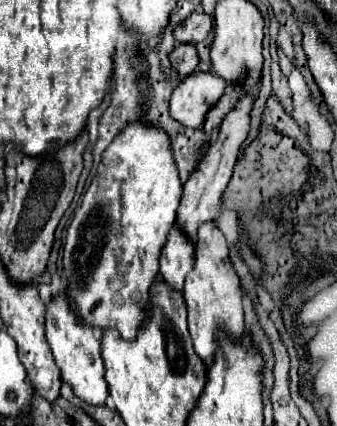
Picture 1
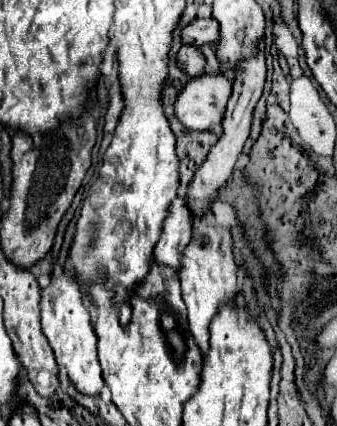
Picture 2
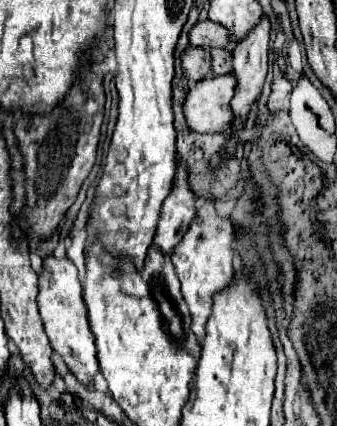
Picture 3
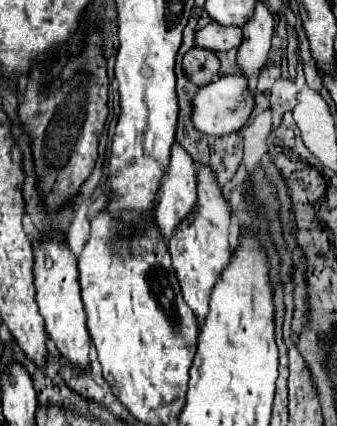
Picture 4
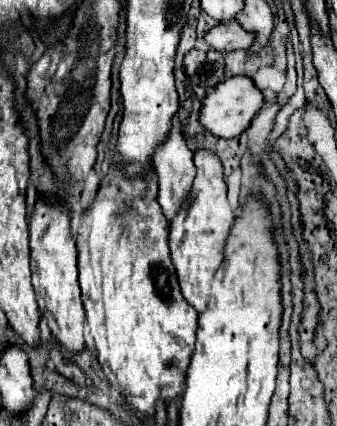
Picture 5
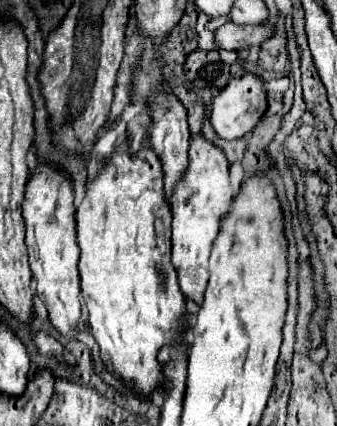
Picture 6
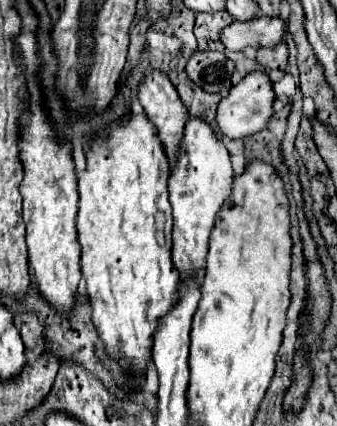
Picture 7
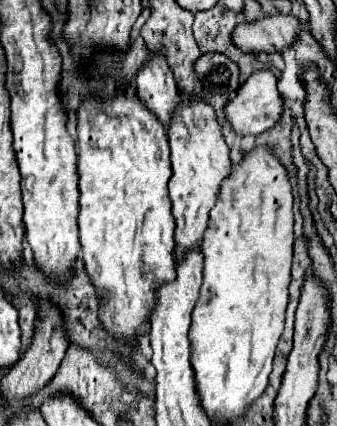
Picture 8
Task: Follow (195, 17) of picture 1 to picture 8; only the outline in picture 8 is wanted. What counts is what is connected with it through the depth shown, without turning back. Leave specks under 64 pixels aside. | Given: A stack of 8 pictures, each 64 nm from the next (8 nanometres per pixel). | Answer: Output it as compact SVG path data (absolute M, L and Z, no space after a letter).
M262 16L258 20L236 24L230 40L242 52L282 52L292 46L300 24L294 16Z

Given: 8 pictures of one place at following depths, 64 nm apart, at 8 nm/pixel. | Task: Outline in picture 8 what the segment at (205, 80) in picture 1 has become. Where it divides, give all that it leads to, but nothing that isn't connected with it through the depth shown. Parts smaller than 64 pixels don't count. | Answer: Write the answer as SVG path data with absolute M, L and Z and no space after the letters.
M258 70L258 72L250 74L248 80L238 86L234 96L224 106L224 116L230 124L230 128L238 136L246 136L246 134L258 136L258 134L270 130L276 124L280 112L282 112L282 98L276 88L276 76L272 70Z

